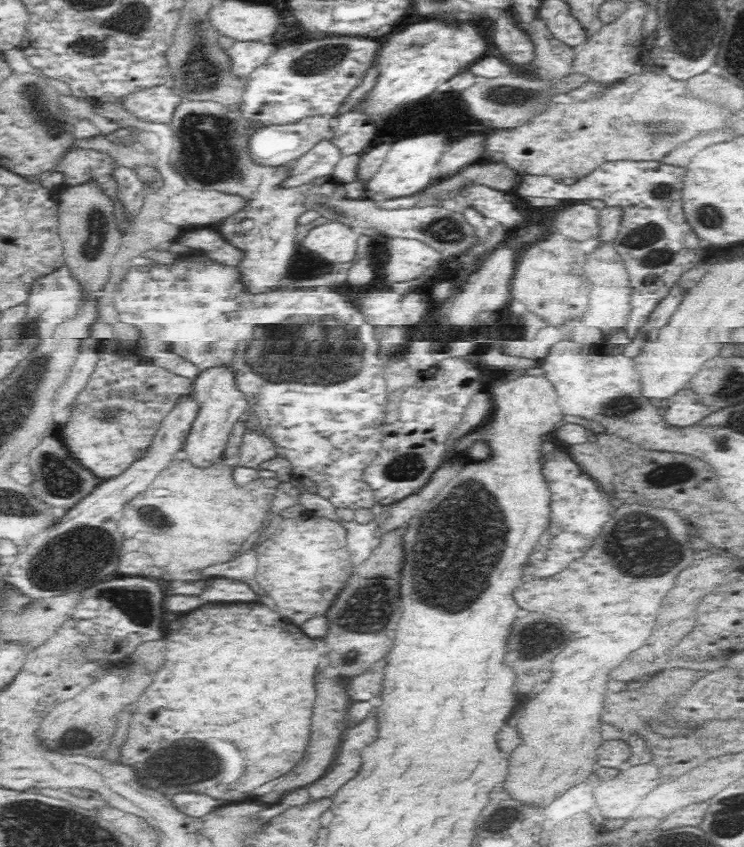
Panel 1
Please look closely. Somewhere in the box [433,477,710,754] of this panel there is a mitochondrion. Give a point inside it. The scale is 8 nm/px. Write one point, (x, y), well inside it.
(638, 547)

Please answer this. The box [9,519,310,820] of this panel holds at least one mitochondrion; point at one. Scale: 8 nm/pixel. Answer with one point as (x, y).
(77, 560)

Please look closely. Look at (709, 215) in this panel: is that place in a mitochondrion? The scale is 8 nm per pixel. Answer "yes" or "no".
yes

